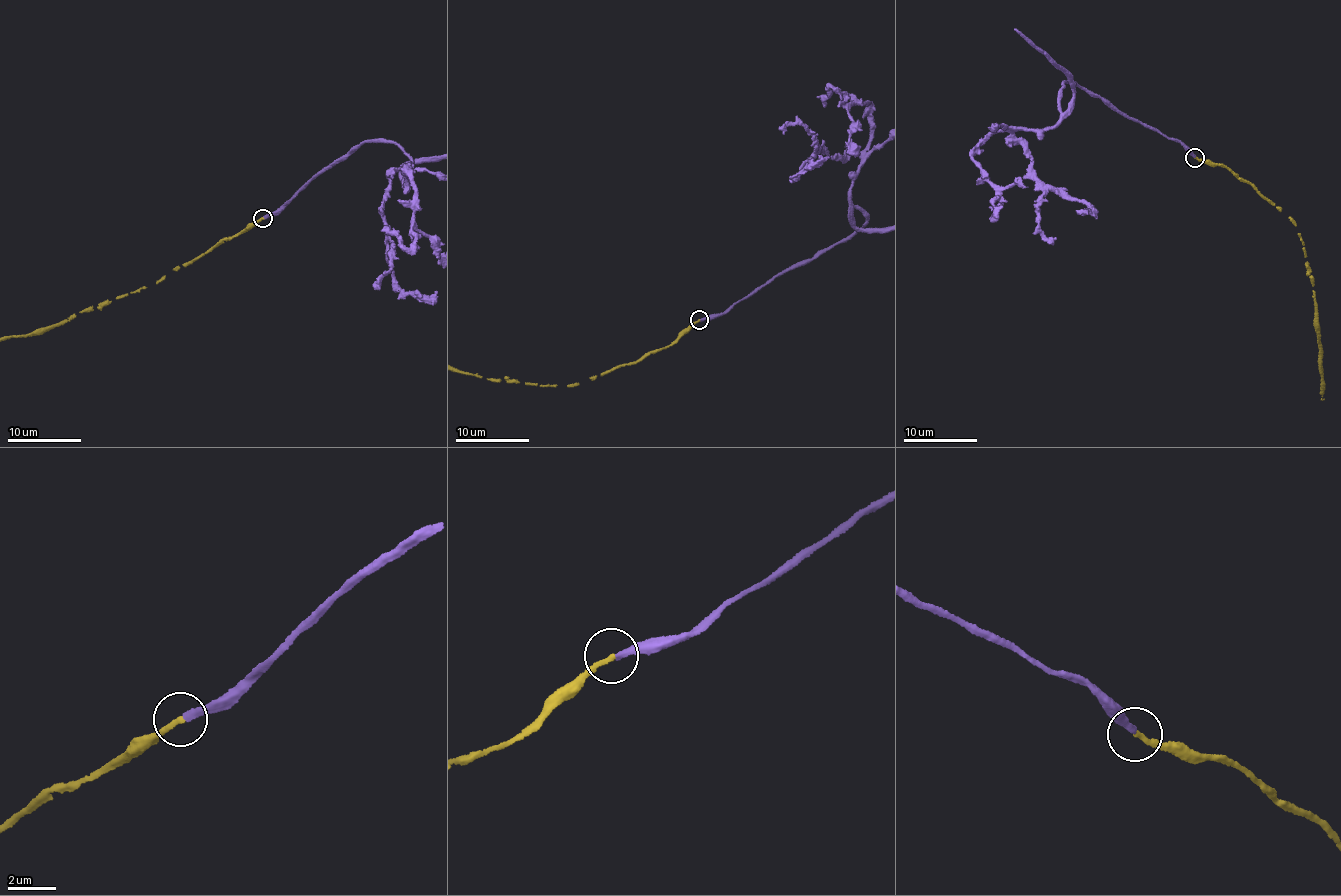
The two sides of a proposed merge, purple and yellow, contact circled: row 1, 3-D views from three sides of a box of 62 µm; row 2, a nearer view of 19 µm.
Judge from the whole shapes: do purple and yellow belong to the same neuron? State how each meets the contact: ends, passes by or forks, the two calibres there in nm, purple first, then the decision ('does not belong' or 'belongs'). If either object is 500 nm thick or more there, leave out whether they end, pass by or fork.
purple ends there; yellow ends there; 300 nm thick on the purple side, 240 nm on the other; belongs

